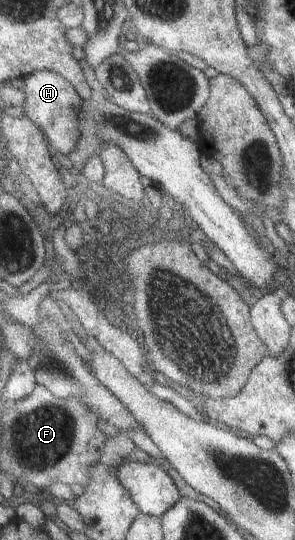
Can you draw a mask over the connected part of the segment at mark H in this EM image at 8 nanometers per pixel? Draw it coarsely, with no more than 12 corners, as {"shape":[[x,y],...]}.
{"shape":[[62,74],[24,79],[25,114],[69,158],[85,100]]}

